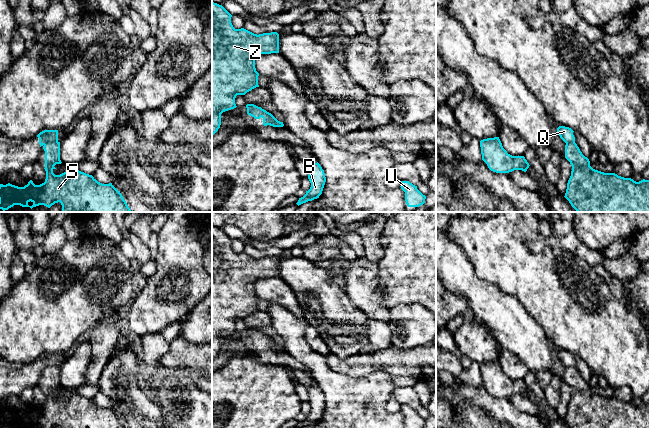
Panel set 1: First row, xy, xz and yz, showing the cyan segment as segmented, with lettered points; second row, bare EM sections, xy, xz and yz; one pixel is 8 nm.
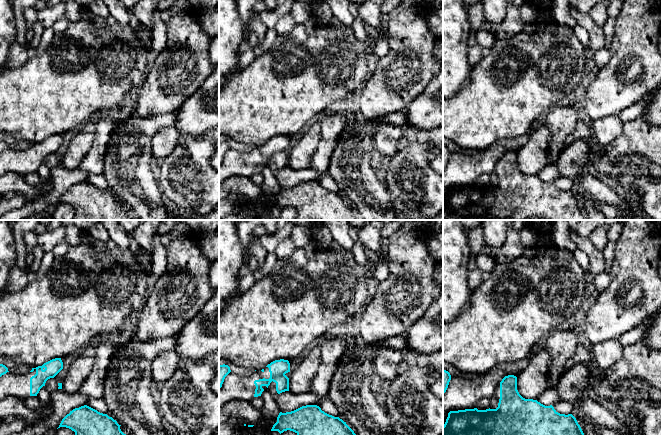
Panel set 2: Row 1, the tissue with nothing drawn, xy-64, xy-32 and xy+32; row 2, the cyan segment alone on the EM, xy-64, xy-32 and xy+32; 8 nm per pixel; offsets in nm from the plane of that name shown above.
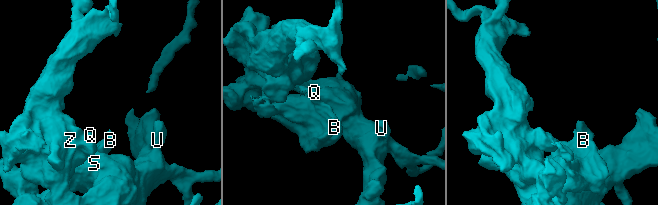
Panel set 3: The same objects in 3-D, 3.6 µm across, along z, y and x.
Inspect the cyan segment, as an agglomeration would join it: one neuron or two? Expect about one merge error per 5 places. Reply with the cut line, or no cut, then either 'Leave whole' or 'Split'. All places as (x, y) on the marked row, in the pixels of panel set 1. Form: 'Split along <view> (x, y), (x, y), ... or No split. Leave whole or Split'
Split along xy (57, 140), (47, 142), (44, 145). Split

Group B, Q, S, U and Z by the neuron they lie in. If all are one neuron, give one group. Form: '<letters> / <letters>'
B S U Z / Q

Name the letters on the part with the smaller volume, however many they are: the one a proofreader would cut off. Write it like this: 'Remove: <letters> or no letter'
Remove: Q

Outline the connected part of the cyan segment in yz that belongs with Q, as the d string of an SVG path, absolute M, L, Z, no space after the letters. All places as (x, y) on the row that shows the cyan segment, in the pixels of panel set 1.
M559 126L557 128L557 133L560 138L567 144L570 142L575 142L575 137L573 135L573 130L569 127Z

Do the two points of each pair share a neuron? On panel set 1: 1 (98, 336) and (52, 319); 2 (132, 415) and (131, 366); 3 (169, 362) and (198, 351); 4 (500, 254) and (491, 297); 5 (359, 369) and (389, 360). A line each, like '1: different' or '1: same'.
1: different
2: same
3: same
4: different
5: same

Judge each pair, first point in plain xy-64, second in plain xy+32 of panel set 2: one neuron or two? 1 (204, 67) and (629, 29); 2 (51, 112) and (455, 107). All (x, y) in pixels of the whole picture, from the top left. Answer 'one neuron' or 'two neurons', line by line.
1: one neuron
2: one neuron

